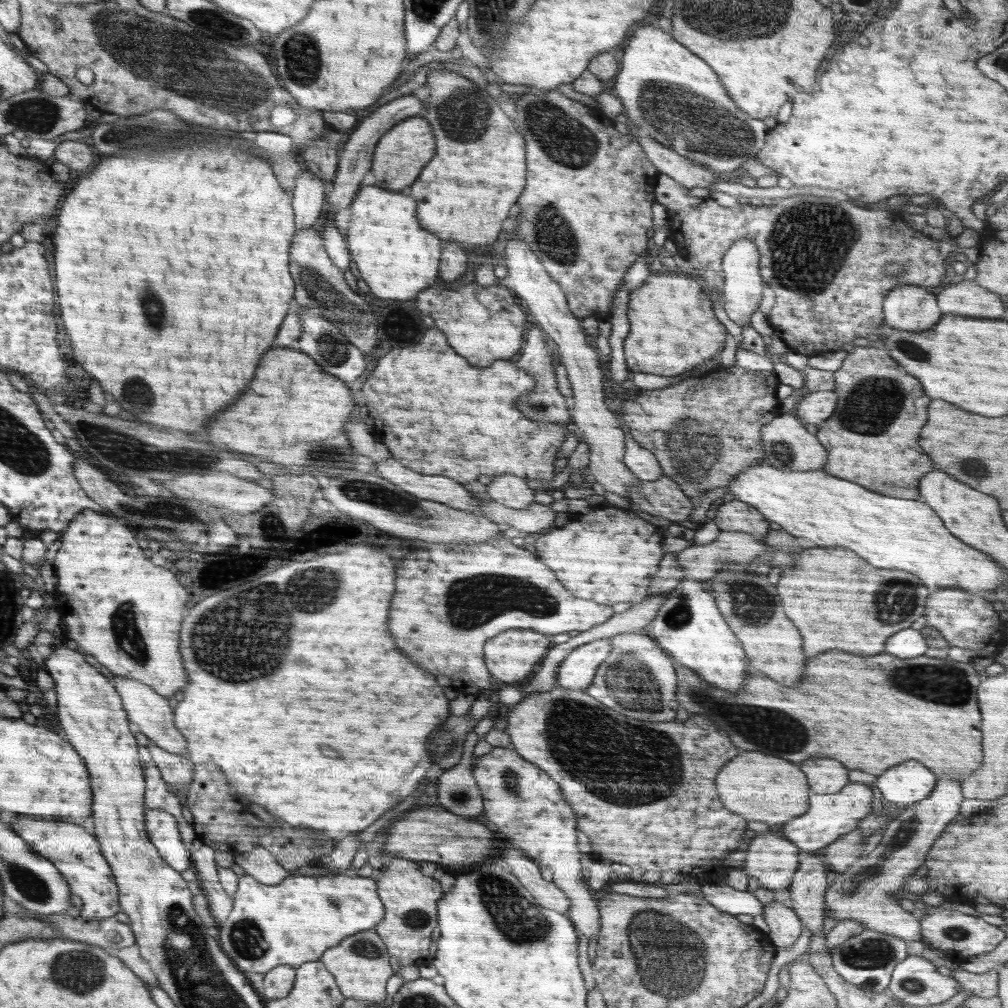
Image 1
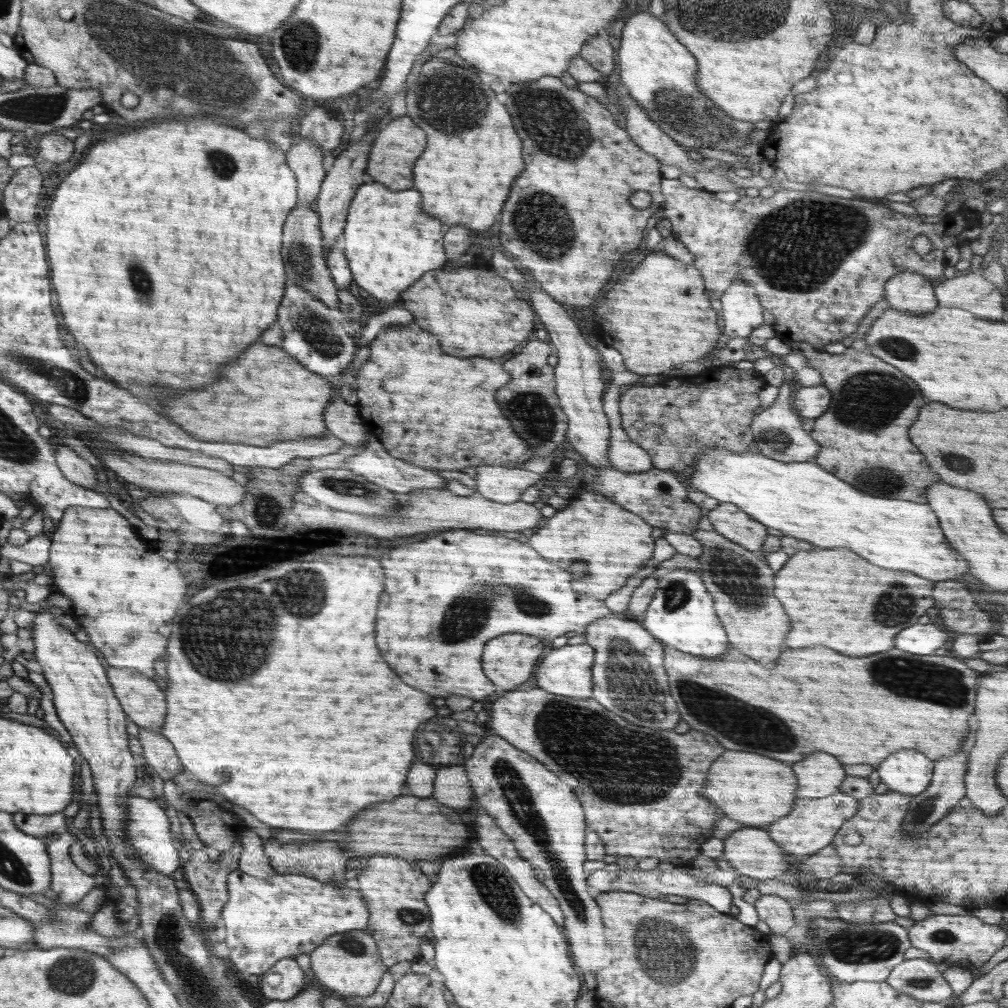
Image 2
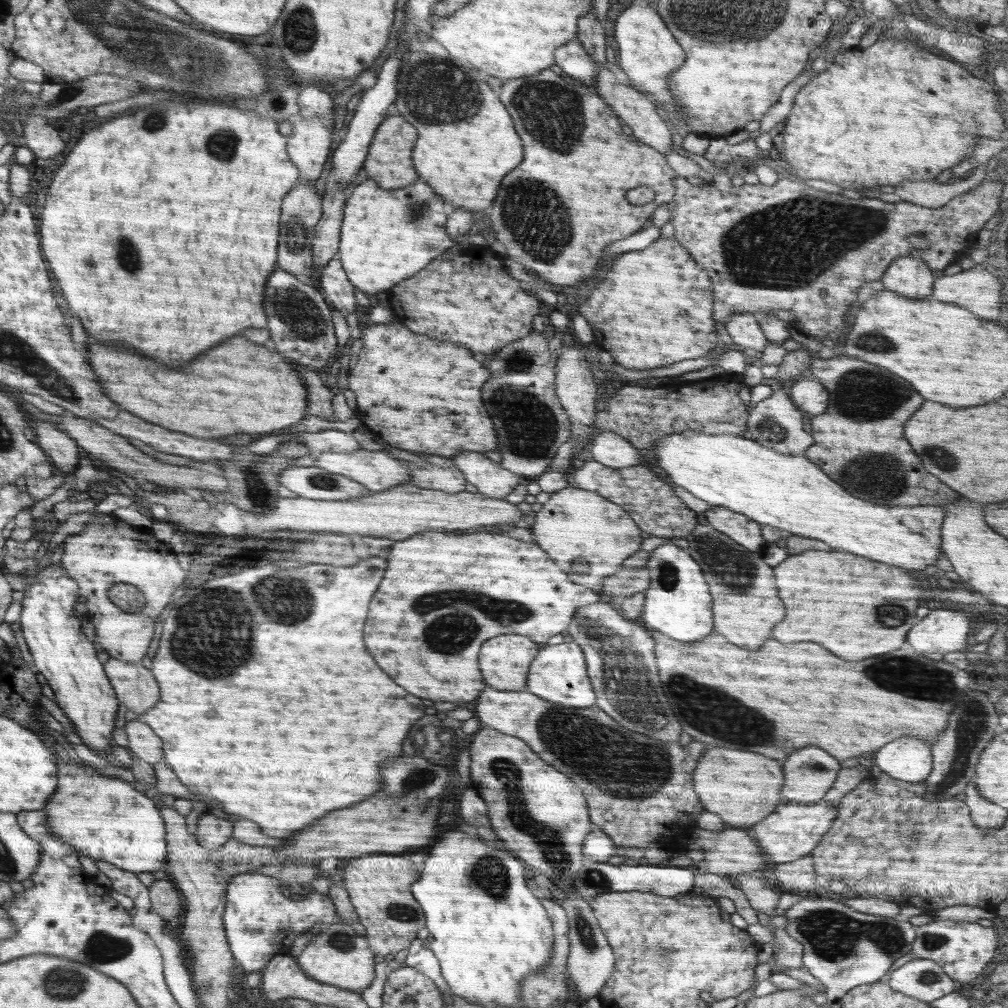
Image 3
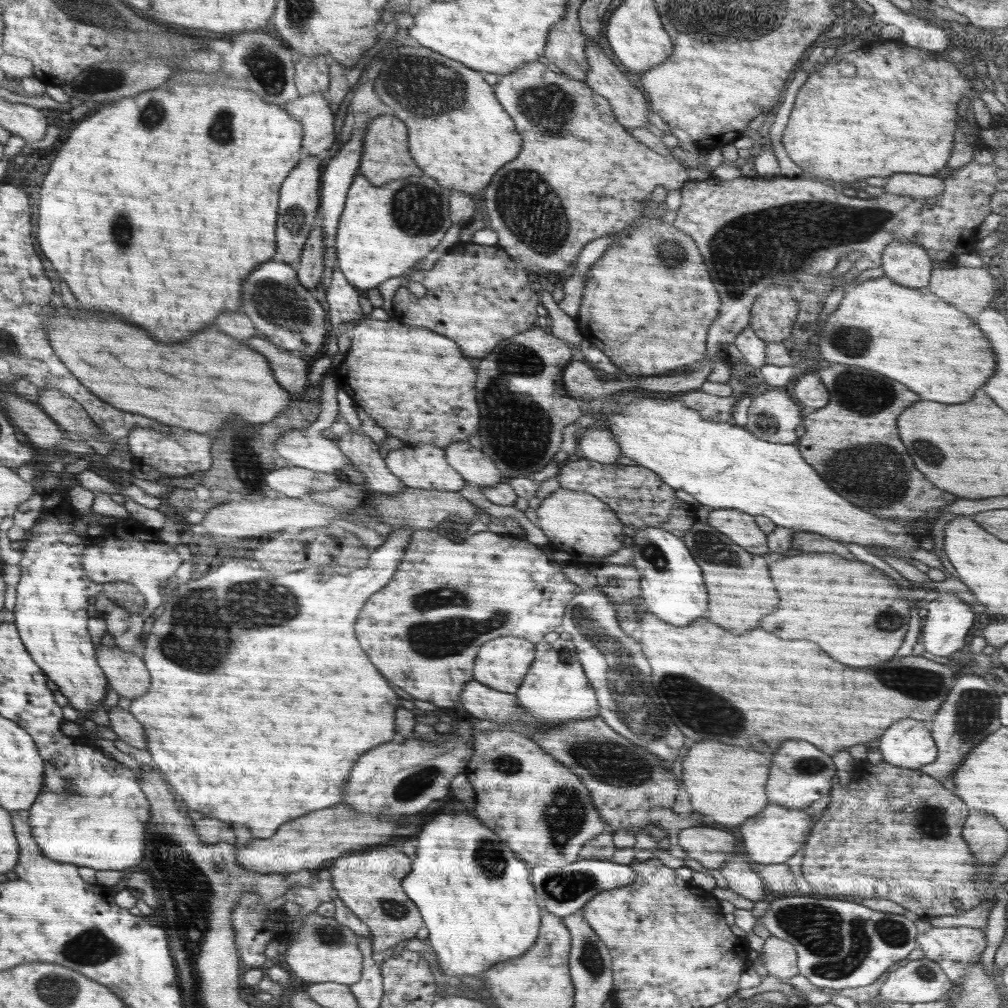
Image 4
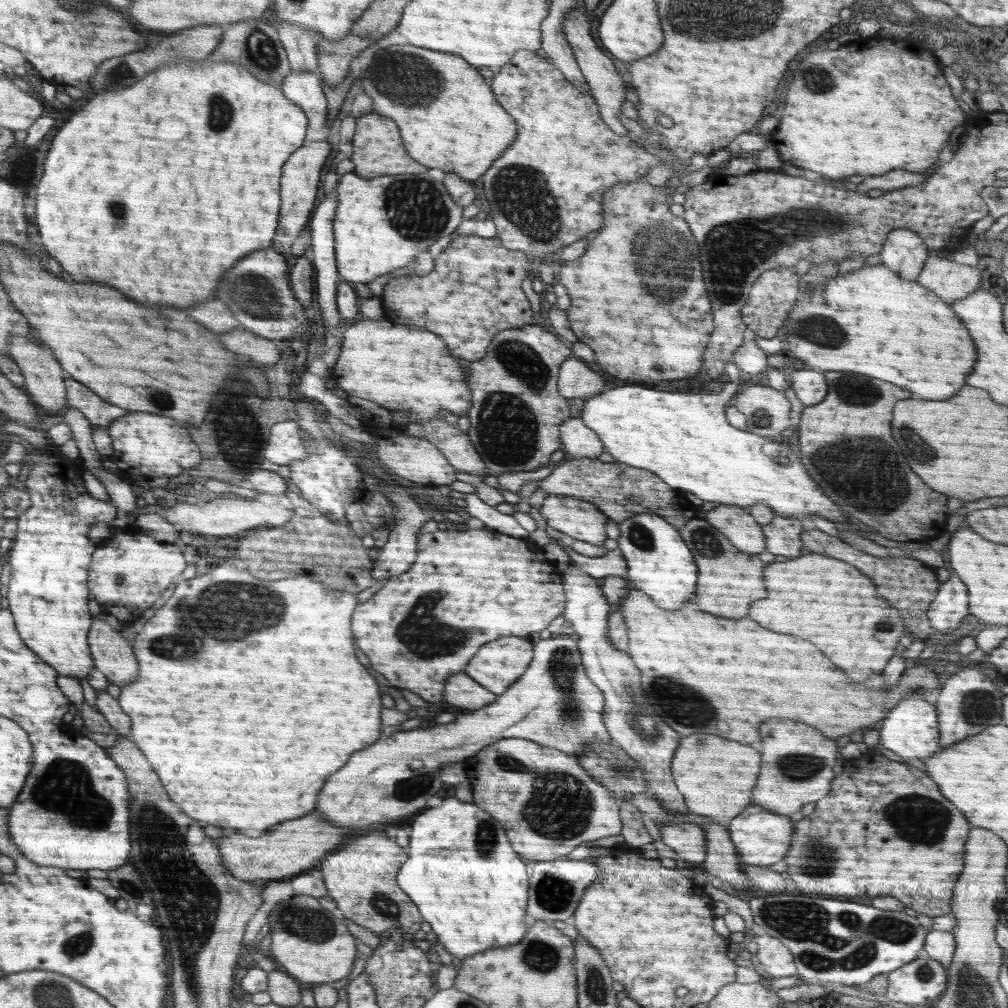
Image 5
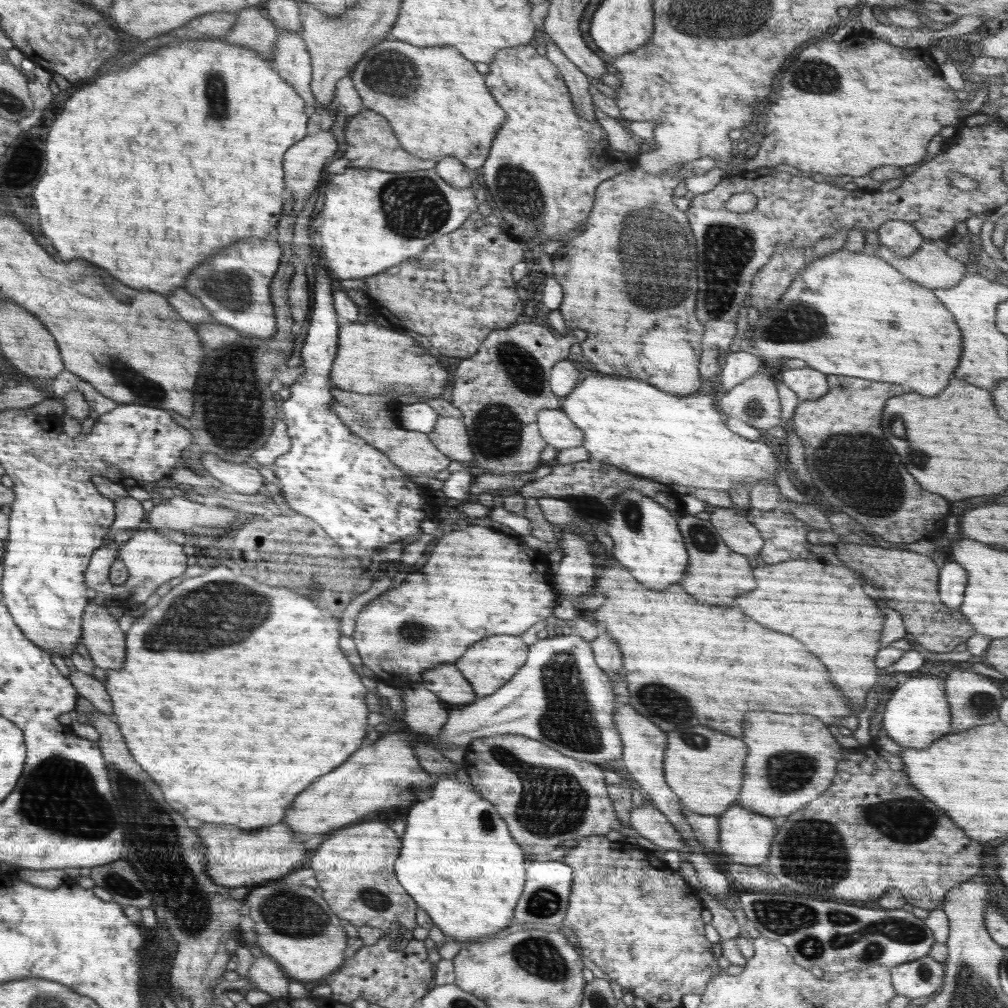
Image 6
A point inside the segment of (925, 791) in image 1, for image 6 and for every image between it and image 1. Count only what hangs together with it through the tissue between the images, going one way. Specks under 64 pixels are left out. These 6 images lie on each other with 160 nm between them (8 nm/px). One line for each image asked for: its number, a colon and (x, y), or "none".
2: (908, 772)
3: (909, 759)
4: (908, 744)
5: (910, 730)
6: (918, 712)

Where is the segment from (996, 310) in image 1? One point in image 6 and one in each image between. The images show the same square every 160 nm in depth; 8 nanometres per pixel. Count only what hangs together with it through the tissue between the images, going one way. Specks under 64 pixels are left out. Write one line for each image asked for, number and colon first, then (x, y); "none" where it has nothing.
2: (970, 290)
3: (977, 290)
4: (971, 290)
5: (951, 281)
6: (932, 267)

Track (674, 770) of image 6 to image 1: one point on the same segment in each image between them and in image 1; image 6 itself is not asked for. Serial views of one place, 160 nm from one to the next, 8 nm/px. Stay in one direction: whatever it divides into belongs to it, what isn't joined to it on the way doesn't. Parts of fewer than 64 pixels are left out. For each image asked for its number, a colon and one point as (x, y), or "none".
1: (759, 787)
2: (748, 787)
3: (742, 788)
4: (727, 783)
5: (716, 777)

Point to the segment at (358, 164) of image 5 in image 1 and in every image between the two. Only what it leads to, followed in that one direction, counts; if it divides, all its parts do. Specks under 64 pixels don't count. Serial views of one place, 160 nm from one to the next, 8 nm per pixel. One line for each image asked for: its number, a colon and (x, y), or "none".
1: (402, 152)
2: (399, 144)
3: (389, 160)
4: (385, 146)

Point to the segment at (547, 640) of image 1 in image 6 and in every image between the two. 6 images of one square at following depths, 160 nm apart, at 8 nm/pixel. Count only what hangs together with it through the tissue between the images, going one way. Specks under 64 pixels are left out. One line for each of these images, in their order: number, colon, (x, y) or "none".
2: (508, 661)
3: (505, 661)
4: (501, 664)
5: (498, 664)
6: (489, 664)

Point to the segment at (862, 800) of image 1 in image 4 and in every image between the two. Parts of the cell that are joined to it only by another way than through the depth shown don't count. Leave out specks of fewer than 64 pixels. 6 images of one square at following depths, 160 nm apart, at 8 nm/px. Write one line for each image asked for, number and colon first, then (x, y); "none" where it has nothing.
2: (812, 824)
3: (794, 830)
4: (773, 836)

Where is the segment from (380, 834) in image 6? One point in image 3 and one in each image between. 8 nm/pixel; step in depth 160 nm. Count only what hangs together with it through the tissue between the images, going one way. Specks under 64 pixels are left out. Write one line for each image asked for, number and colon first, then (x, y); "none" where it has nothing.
3: (379, 885)
4: (368, 882)
5: (361, 877)

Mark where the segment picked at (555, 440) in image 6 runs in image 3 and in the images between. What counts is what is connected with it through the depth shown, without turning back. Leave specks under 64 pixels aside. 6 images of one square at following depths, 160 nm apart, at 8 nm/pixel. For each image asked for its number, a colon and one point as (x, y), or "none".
3: (610, 449)
4: (597, 444)
5: (577, 440)

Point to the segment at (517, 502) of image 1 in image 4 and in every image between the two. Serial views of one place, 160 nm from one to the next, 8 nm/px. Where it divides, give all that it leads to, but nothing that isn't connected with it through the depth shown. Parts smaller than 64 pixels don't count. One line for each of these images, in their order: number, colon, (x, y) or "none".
2: (505, 485)
3: (491, 480)
4: (471, 464)

